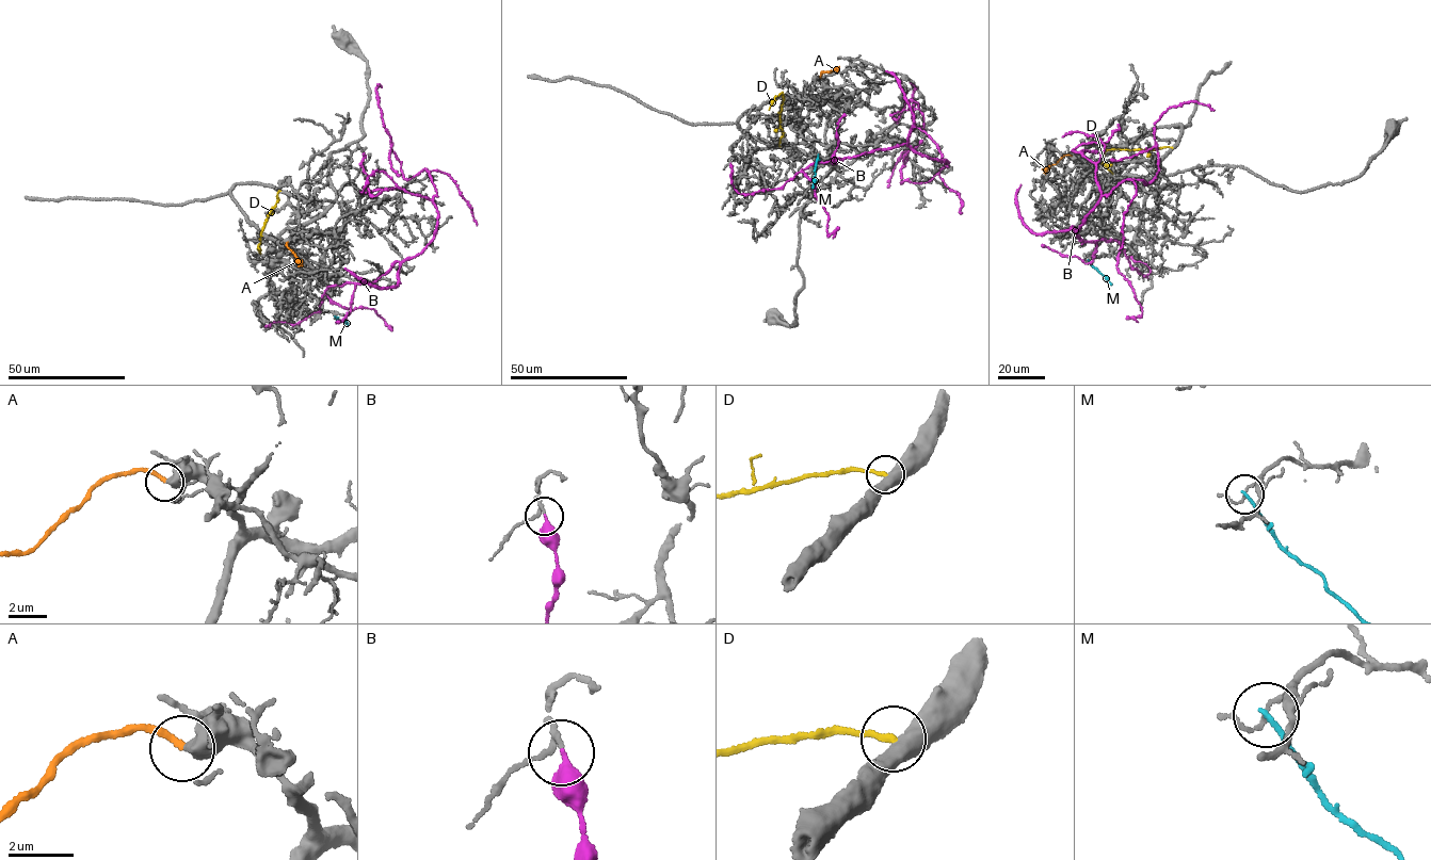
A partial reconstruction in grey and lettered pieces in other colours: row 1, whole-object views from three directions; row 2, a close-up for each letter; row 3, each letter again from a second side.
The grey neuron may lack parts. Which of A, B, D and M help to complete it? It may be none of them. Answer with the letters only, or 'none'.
A

